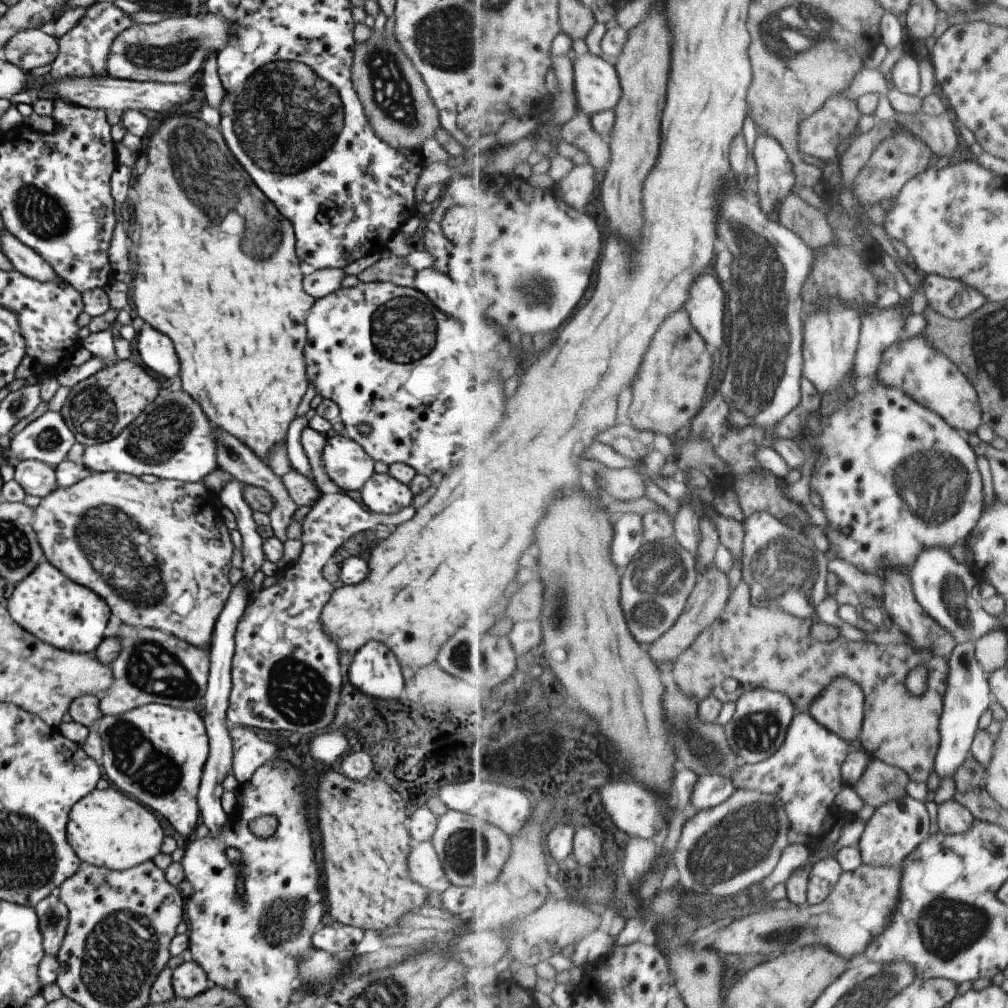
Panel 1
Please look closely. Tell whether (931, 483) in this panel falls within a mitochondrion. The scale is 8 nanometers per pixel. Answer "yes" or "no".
yes

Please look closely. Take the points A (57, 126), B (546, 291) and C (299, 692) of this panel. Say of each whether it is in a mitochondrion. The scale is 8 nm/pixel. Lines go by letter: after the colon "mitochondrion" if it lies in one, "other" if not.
A: other
B: mitochondrion
C: mitochondrion

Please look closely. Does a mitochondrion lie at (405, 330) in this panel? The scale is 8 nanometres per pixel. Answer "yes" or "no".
yes

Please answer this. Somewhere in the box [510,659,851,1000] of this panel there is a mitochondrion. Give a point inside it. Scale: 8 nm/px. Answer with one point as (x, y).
(742, 842)

